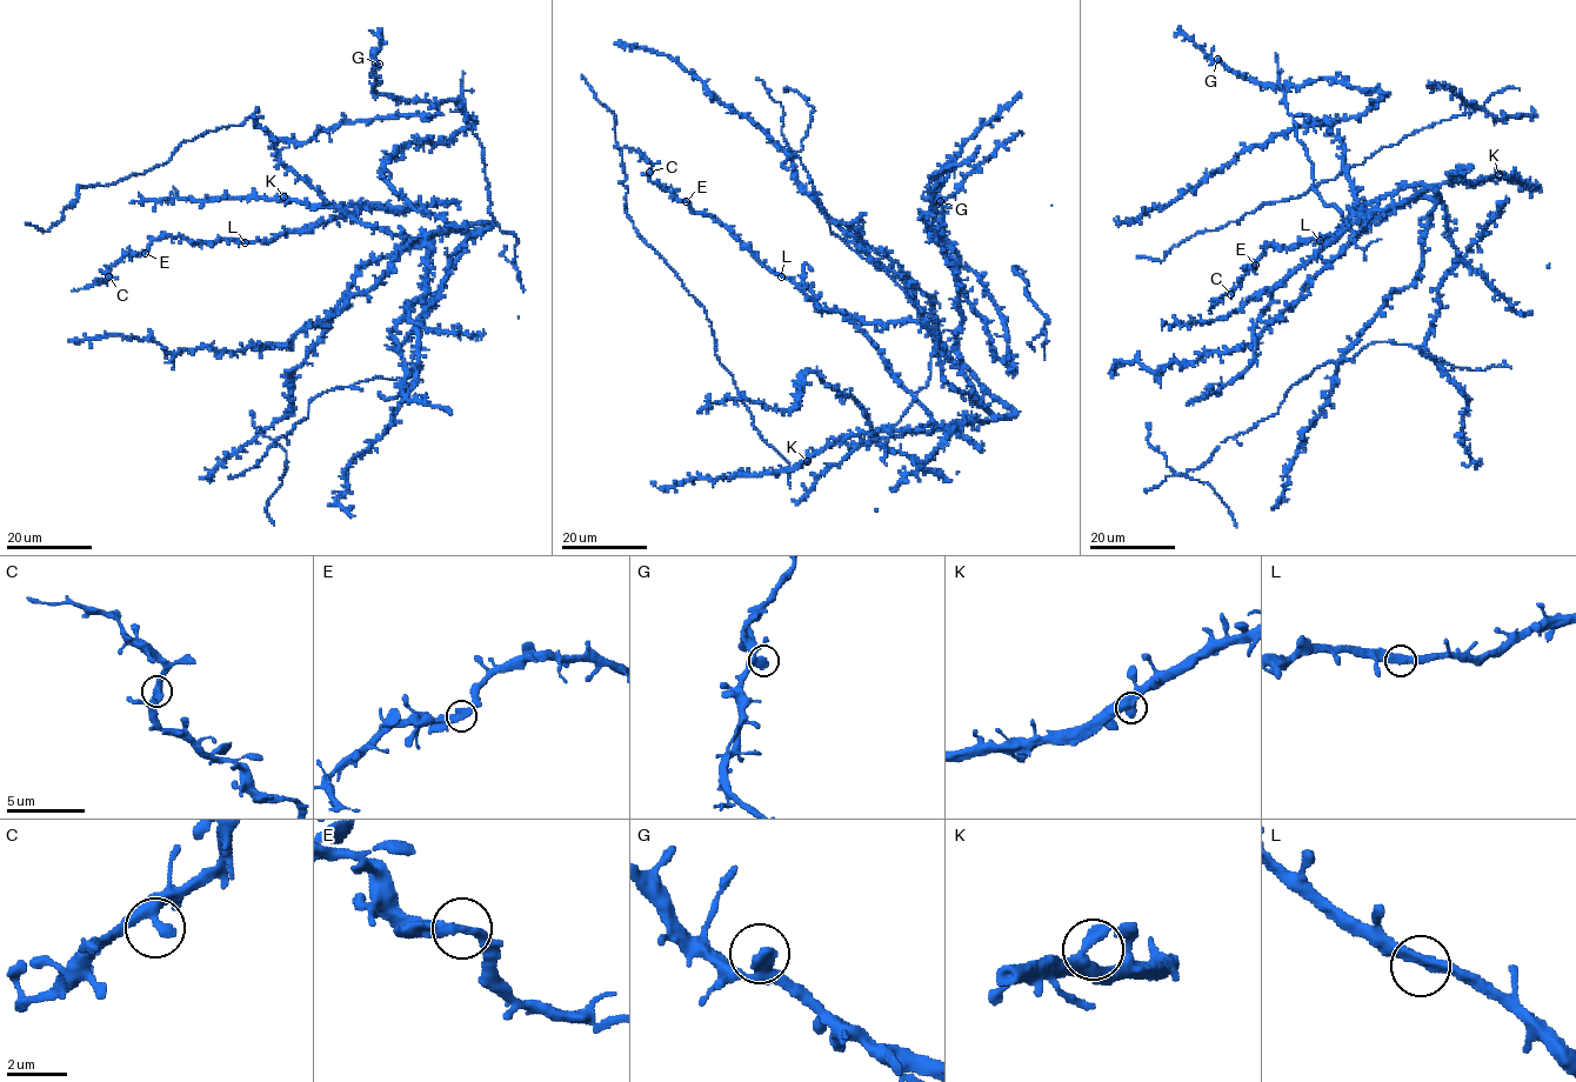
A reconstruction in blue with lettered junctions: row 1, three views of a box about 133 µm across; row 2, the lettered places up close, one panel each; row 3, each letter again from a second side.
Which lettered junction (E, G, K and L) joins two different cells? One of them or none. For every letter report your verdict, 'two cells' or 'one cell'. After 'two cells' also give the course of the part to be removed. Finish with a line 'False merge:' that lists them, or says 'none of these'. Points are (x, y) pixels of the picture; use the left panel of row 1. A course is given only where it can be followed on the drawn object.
E: one cell
G: one cell
K: one cell
L: one cell
False merge: none of these

